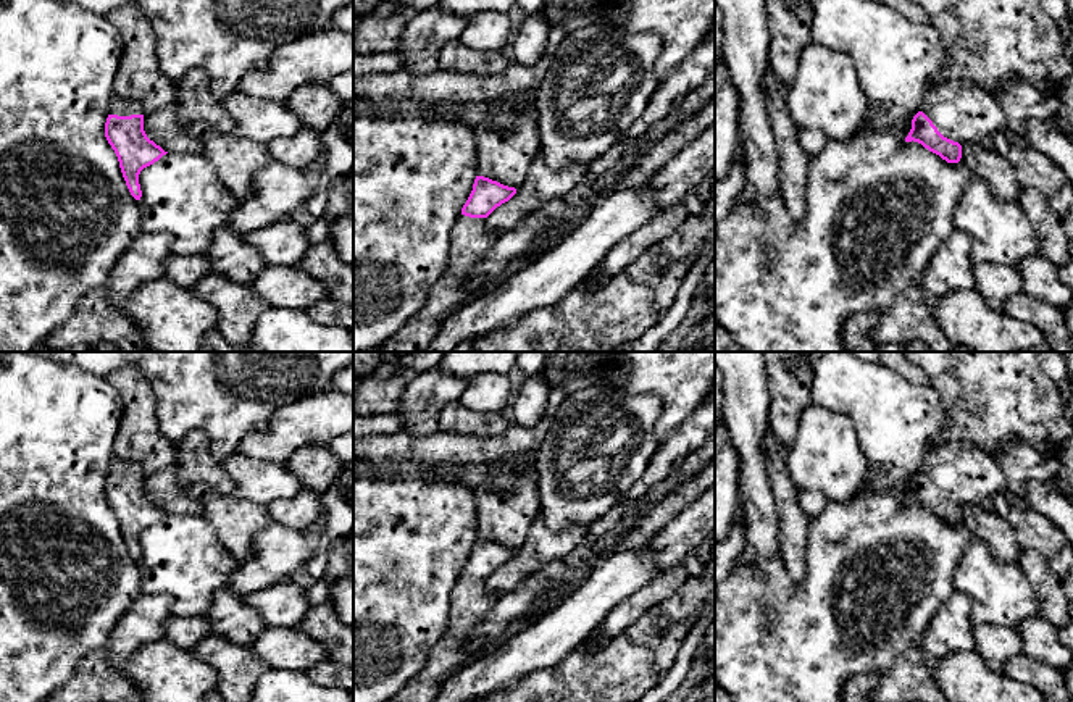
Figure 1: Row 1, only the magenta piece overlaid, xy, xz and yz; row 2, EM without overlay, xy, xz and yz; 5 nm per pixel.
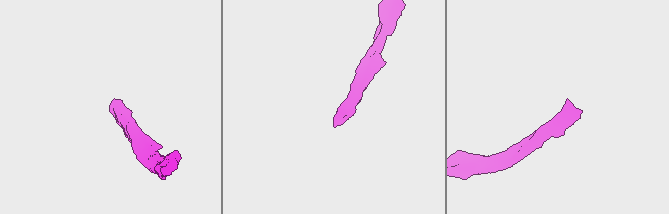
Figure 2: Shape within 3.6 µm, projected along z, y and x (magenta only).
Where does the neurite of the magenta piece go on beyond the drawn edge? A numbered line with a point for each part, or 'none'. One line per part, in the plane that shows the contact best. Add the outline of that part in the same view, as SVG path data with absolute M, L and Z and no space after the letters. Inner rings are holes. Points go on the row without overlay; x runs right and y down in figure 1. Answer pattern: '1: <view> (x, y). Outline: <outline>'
1: yz (964, 475). Outline: M960 442L936 445L923 465L923 474L937 492L960 507L992 508L996 494L1010 492L1005 476L991 452Z

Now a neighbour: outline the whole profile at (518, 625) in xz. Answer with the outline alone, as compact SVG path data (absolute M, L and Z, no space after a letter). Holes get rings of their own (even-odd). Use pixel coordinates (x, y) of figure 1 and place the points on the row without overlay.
M523 616L523 618L516 620L515 623L510 625L510 628L507 629L507 633L497 642L492 642L487 649L479 649L470 658L470 662L474 662L476 658L479 658L479 657L489 654L491 650L497 649L503 641L510 639L513 634L516 634L518 631L521 631L523 628L526 628L529 623L532 623L531 616Z

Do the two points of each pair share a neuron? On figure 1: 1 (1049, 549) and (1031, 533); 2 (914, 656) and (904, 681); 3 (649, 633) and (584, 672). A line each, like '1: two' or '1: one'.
1: one
2: one
3: one

